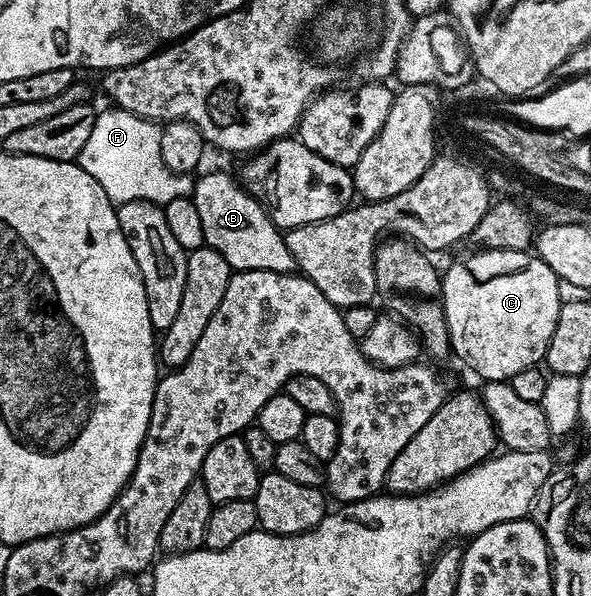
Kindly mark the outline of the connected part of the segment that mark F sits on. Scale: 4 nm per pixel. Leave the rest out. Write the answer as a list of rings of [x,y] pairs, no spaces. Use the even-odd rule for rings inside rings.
[[[117,108],[98,110],[96,124],[92,124],[92,136],[84,143],[80,165],[113,202],[115,207],[126,202],[140,200],[165,204],[177,198],[189,198],[194,192],[195,179],[189,174],[174,174],[164,164],[160,154],[162,126],[141,118],[127,110]]]

